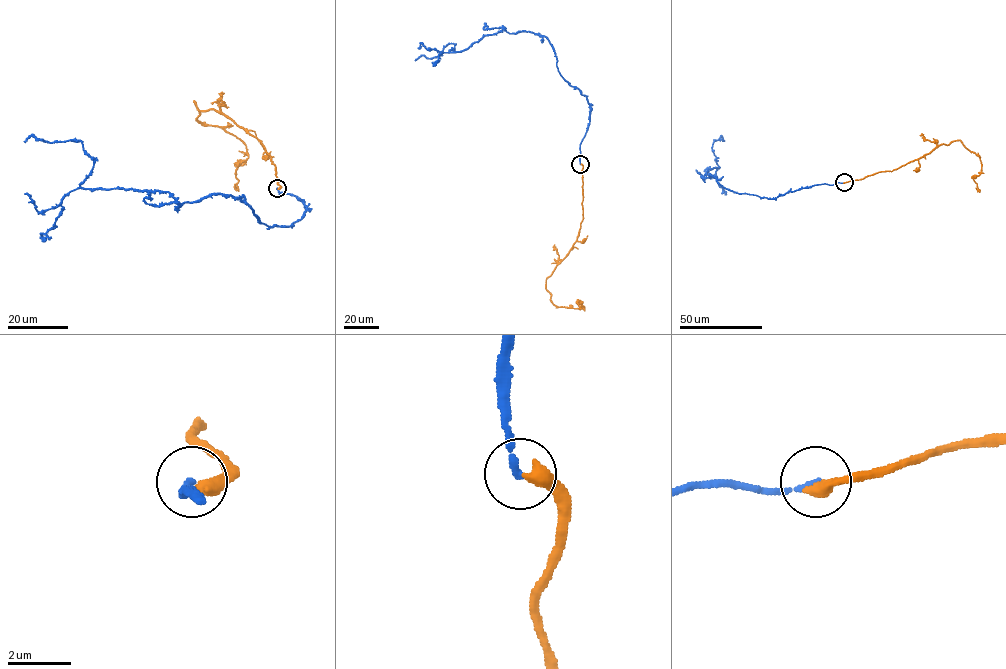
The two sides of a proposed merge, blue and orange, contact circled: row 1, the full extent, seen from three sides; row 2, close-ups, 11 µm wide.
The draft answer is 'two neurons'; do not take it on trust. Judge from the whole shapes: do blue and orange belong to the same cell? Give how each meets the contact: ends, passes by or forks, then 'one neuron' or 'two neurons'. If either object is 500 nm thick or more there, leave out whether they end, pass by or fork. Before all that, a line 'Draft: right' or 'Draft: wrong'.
Draft: right
blue ends | orange ends | two neurons

